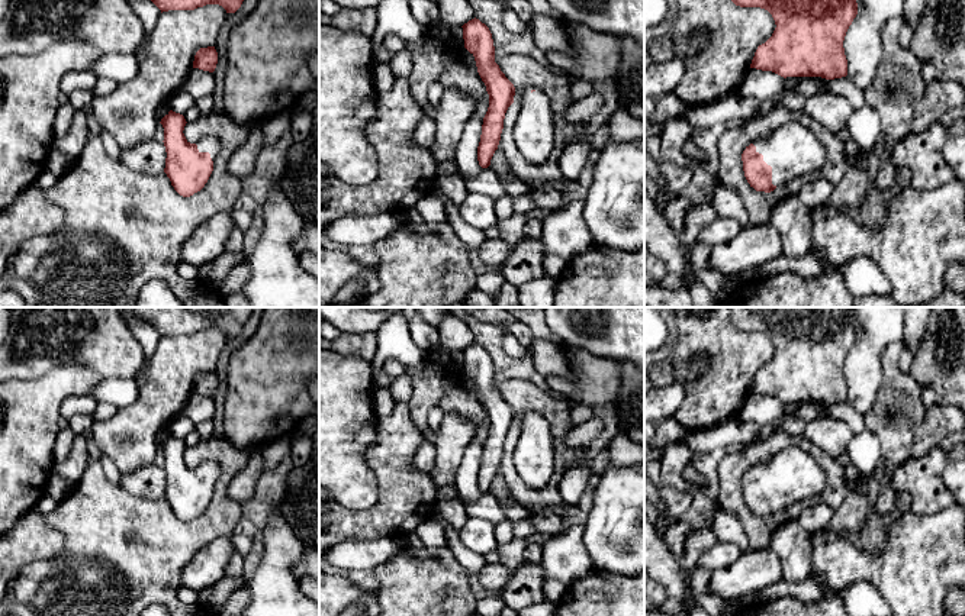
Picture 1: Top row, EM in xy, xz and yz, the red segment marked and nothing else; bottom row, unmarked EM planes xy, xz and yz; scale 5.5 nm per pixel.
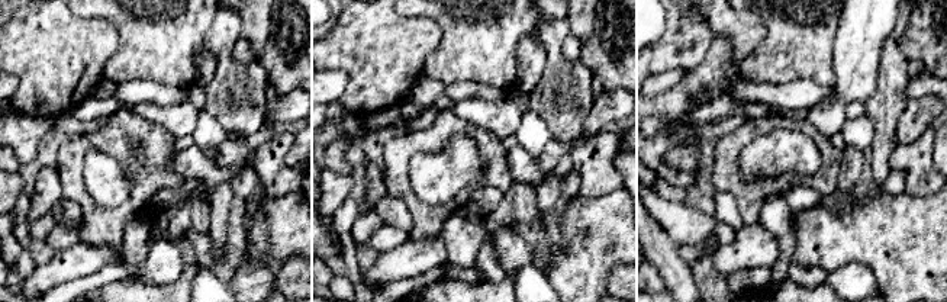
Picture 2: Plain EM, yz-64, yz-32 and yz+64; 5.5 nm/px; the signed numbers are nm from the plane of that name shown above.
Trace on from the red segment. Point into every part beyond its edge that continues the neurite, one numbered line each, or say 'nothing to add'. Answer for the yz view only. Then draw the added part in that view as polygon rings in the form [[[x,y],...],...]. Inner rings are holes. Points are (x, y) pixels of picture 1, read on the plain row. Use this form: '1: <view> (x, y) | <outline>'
1: yz (793, 474) | [[[797,446],[787,448],[752,468],[772,491],[772,509],[776,512],[787,510],[800,500],[816,497],[826,483],[826,474],[817,461]]]

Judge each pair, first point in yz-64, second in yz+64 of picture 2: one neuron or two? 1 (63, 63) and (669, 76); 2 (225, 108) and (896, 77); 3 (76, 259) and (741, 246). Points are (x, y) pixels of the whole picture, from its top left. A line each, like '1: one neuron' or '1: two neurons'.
1: two neurons
2: one neuron
3: one neuron

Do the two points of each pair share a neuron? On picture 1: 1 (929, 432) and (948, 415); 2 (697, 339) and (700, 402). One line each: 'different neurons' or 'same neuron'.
1: same neuron
2: same neuron

